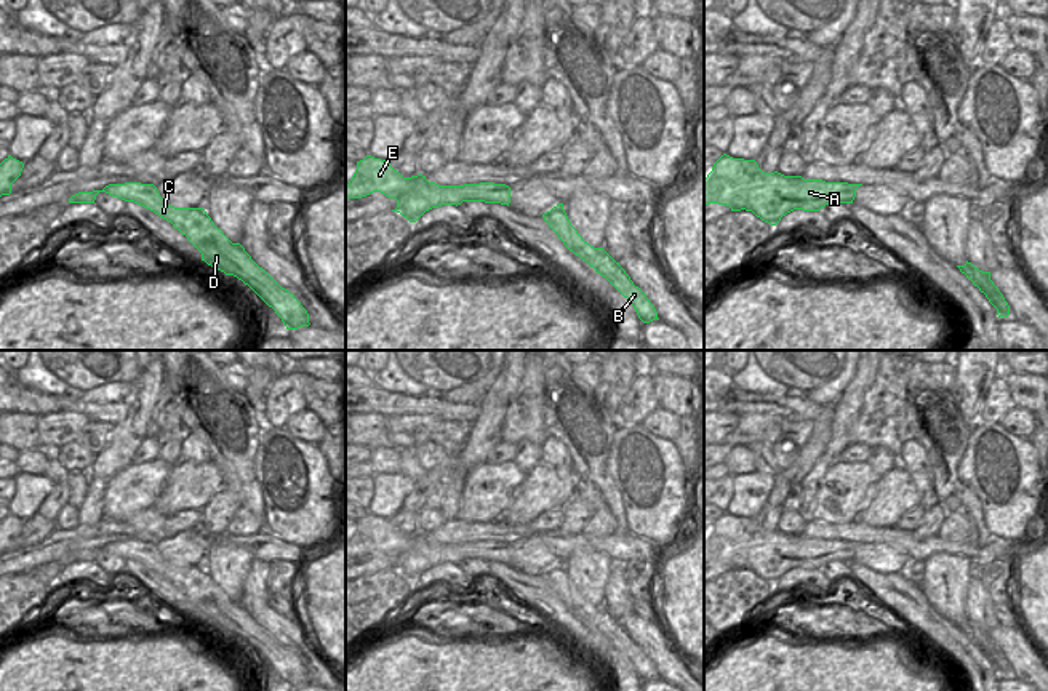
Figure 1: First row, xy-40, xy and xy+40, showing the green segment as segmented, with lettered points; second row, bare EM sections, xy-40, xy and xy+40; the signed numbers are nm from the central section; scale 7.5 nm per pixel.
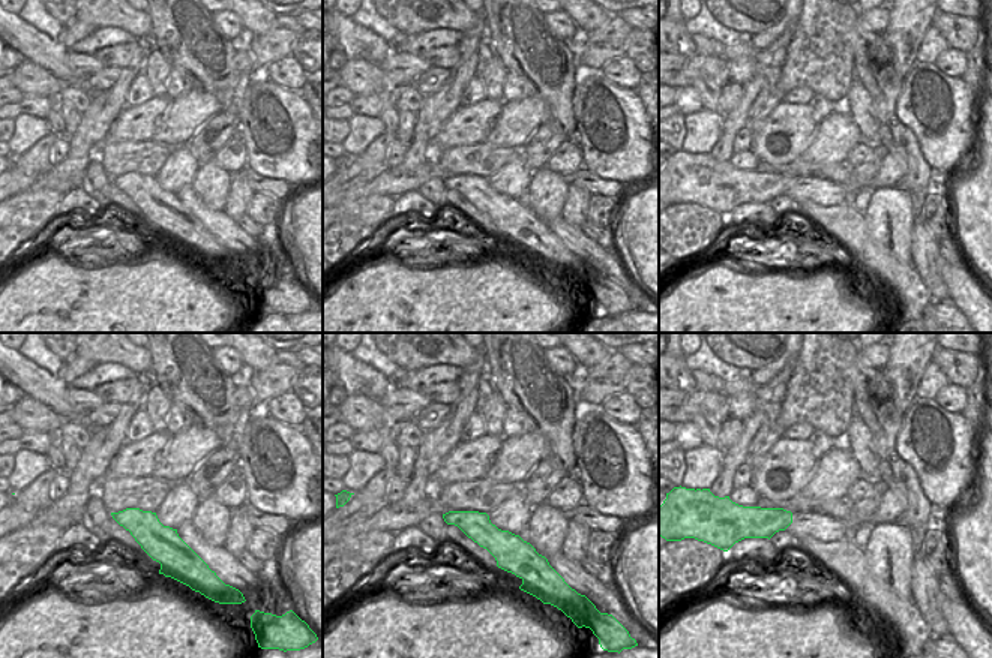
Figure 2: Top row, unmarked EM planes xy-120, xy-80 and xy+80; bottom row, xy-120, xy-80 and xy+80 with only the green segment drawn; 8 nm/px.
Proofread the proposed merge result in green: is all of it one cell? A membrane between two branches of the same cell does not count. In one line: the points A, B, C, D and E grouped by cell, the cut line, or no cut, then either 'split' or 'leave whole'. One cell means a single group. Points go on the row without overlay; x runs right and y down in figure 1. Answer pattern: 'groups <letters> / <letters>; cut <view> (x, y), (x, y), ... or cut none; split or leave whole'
groups A B C D E; cut none; leave whole

